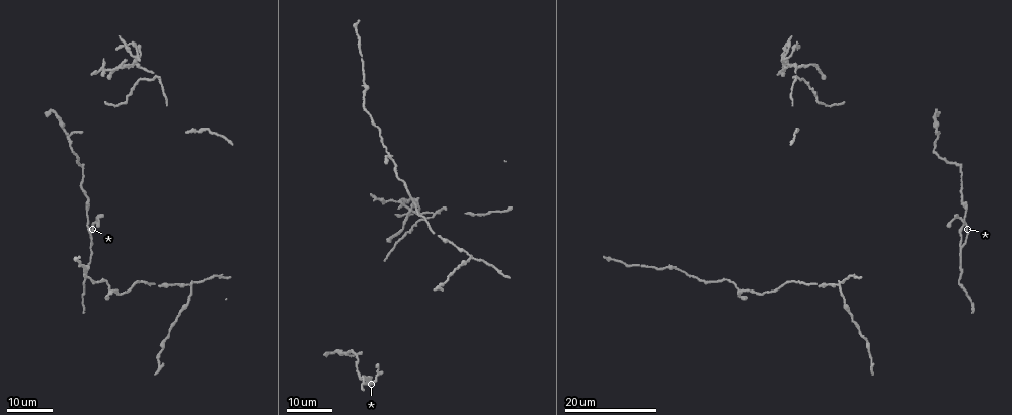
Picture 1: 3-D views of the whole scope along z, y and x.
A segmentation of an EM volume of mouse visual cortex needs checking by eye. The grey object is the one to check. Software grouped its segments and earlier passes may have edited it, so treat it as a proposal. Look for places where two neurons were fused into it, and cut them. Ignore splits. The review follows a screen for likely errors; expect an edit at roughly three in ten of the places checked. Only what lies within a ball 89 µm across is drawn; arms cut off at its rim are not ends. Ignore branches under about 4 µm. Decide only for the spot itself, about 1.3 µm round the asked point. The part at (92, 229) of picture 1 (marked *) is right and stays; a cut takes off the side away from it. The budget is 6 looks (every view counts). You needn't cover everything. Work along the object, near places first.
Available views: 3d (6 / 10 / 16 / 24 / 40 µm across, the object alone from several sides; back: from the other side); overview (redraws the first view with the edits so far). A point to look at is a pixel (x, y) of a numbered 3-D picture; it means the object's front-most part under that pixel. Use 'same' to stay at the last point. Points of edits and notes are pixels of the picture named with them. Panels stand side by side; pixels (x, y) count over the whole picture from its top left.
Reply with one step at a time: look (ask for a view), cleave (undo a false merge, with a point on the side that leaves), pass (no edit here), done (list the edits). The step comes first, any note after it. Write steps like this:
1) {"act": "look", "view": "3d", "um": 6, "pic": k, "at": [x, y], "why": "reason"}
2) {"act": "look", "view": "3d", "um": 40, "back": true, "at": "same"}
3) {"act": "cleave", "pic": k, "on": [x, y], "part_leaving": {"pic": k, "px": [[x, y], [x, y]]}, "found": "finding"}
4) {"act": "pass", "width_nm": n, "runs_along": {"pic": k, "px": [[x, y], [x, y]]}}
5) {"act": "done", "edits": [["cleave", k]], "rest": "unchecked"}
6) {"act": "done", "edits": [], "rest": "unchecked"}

{"act": "look", "view": "3d", "um": 24, "pic": 1, "at": [90, 245]}

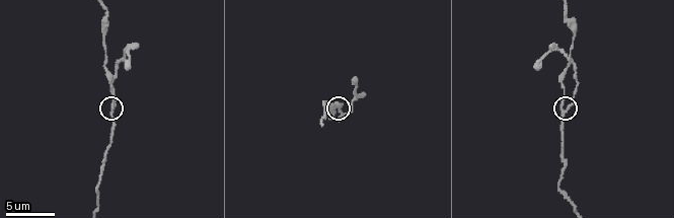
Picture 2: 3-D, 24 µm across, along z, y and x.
{"act": "look", "view": "3d", "um": 6, "pic": 2, "at": [560, 110]}

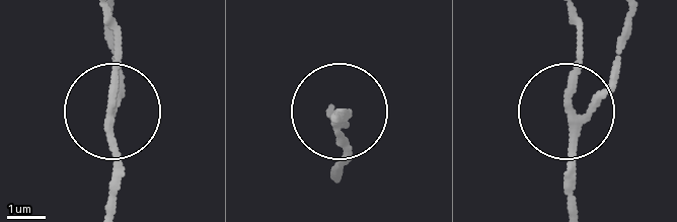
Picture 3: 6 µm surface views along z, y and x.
{"act": "pass", "width_nm": 180, "runs_along": {"pic": 3, "px": [[631, 16], [612, 74], [568, 123], [568, 207]]}, "found": "continuous, no second neuron"}

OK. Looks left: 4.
{"act": "look", "view": "3d", "um": 24, "pic": 1, "at": [939, 135]}

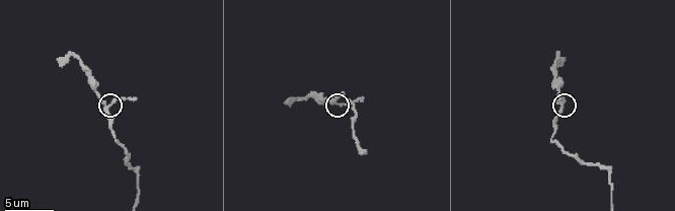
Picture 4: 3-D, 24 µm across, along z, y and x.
{"act": "look", "view": "3d", "um": 10, "pic": 4, "at": [336, 104]}

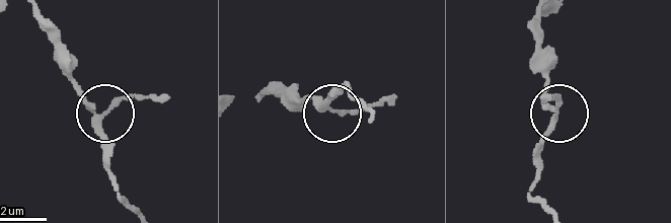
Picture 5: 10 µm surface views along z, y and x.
{"act": "pass", "width_nm": 230, "runs_along": {"pic": 5, "px": [[137, 209], [112, 174], [101, 114], [63, 71]]}, "found": "one neuron here"}

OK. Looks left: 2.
{"act": "look", "view": "3d", "um": 24, "pic": 1, "at": [838, 288]}

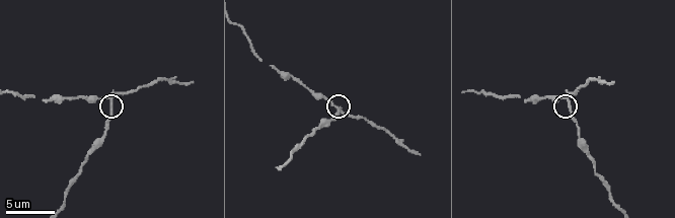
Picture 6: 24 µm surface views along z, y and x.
{"act": "look", "view": "3d", "um": 6, "pic": 6, "at": [110, 101]}

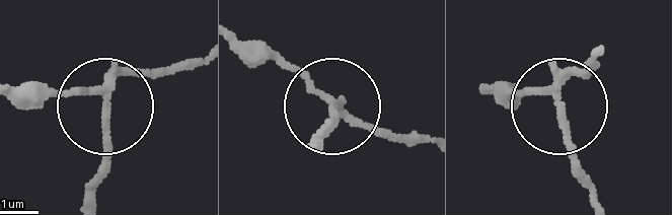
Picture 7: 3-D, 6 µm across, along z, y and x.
{"act": "cleave", "pic": 7, "on": [109, 142], "width_nm": 180, "part_leaving": {"pic": 7, "px": [[106, 89], [106, 163], [87, 202]]}, "found": "two neurons meet here"}

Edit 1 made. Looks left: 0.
{"act": "done", "edits": [["cleave", 7]], "rest": "unchecked"}

